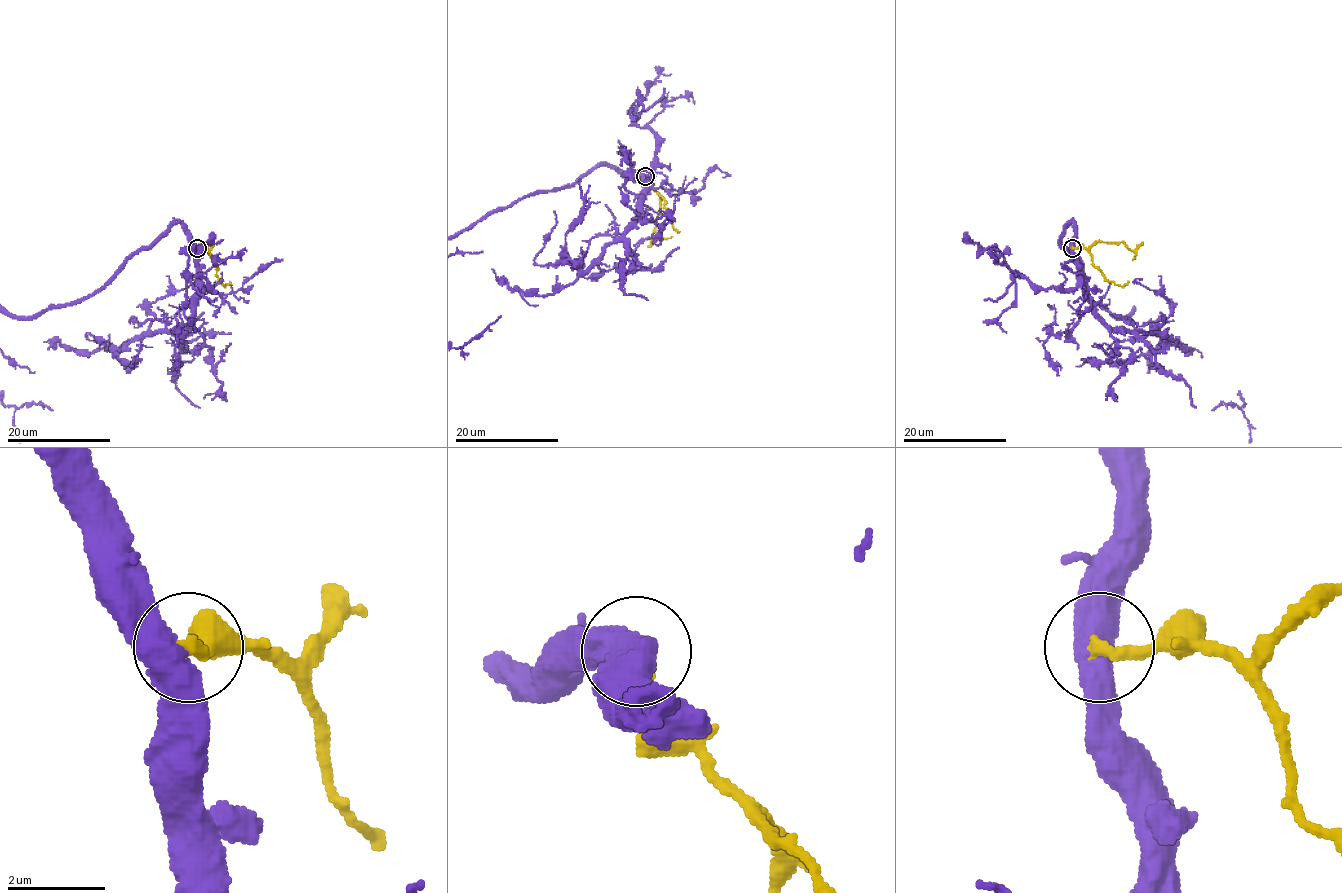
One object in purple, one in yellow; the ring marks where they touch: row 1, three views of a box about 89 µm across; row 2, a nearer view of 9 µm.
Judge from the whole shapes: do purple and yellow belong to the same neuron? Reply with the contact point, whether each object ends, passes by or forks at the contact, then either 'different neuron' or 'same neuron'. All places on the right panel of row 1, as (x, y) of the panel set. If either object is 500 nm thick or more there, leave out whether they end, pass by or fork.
(1072, 248) | different neuron

